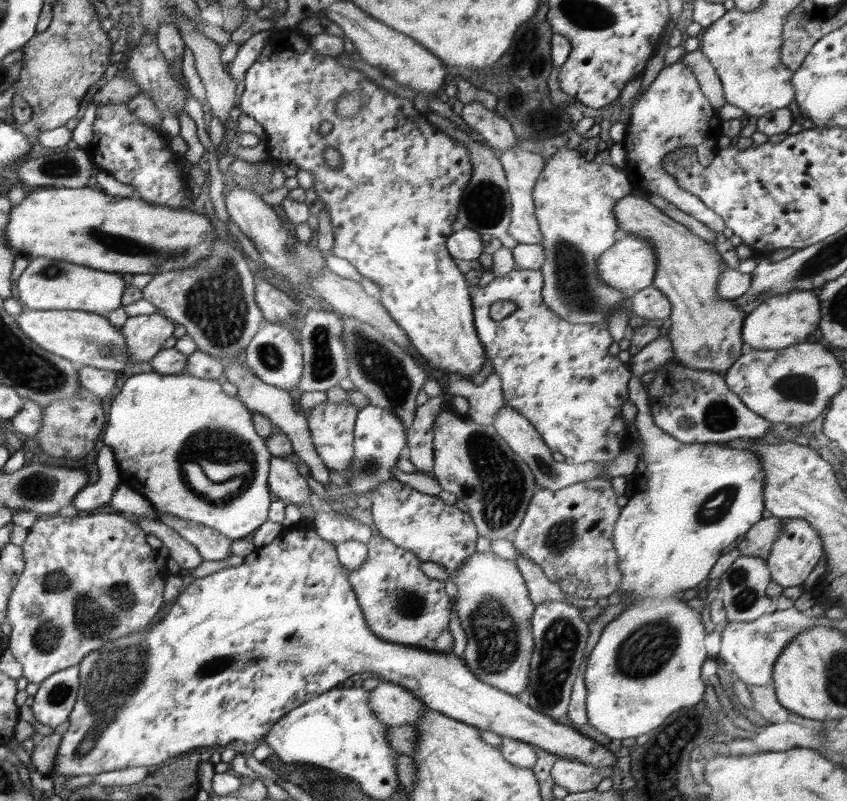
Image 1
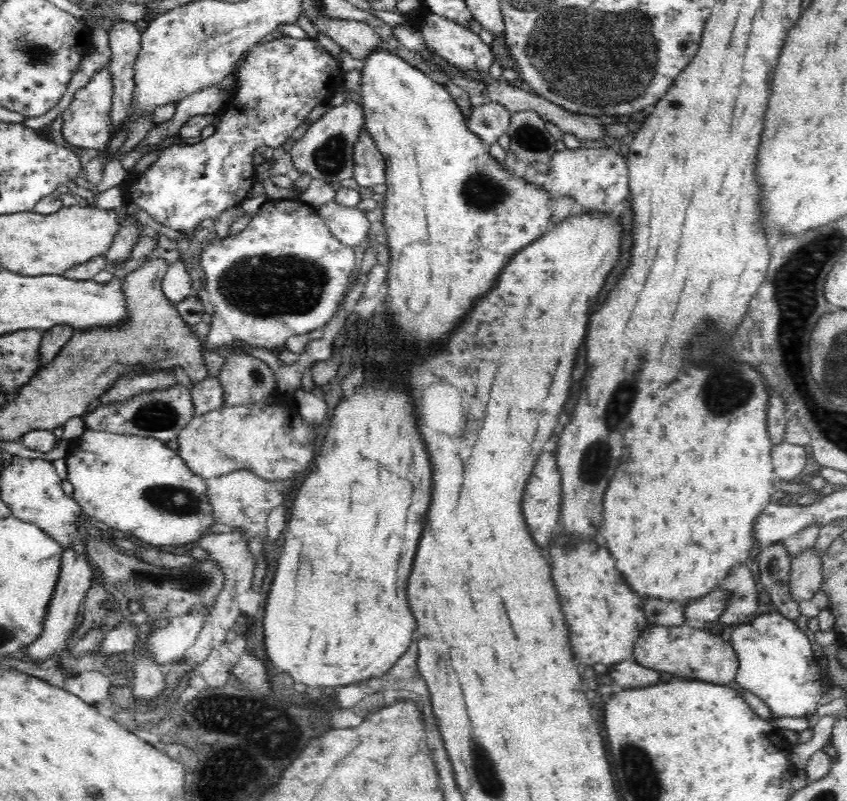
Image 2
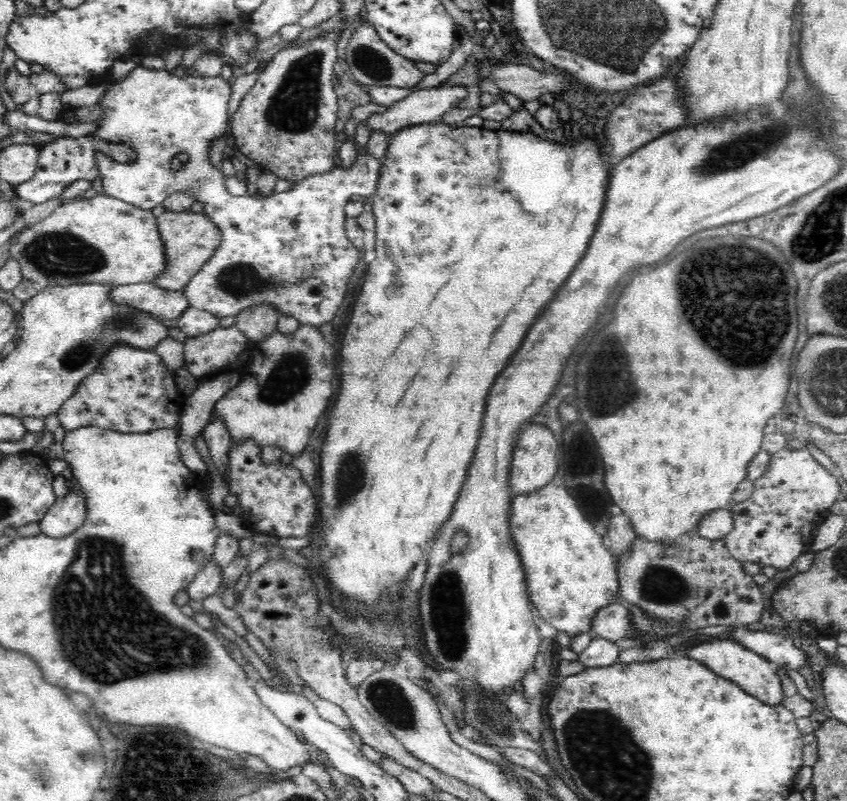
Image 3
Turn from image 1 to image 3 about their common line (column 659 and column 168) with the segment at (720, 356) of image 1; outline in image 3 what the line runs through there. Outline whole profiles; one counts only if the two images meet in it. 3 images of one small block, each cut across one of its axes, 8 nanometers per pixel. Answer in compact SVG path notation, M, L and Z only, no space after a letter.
M158 210L157 220L166 249L166 268L152 283L169 291L182 291L220 246L222 233L204 212Z

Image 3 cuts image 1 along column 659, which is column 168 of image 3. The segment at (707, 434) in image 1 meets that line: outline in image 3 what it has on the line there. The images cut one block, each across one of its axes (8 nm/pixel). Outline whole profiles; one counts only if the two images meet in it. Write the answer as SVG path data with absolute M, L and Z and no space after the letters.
M127 344L112 346L100 360L100 368L86 376L76 392L70 396L57 412L59 424L65 431L76 428L96 427L123 434L149 433L158 429L176 429L180 434L180 417L184 398L176 388L172 370L156 354L155 349L140 350Z

